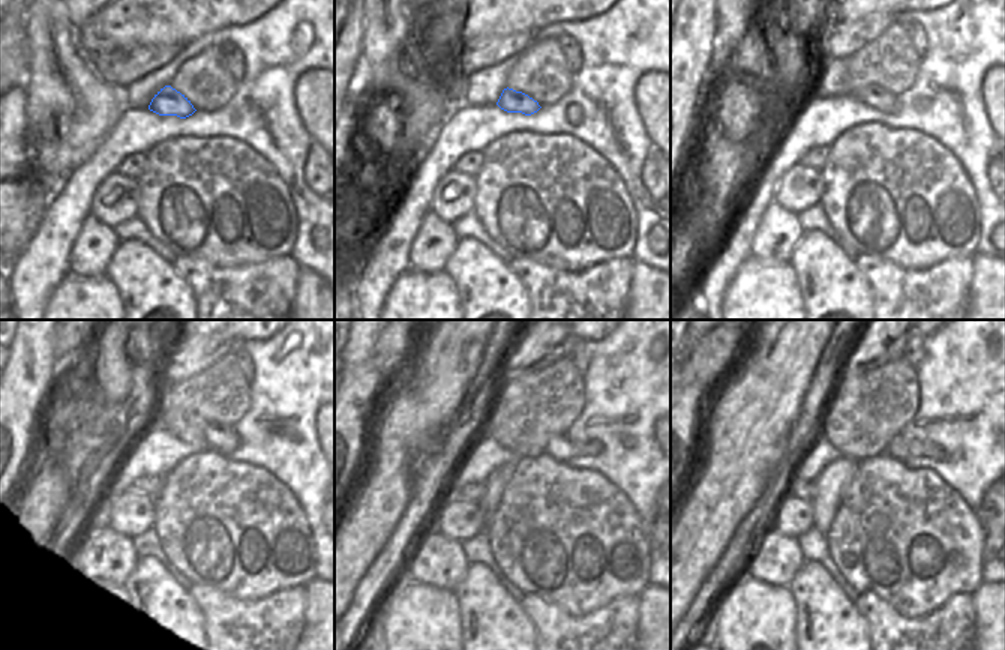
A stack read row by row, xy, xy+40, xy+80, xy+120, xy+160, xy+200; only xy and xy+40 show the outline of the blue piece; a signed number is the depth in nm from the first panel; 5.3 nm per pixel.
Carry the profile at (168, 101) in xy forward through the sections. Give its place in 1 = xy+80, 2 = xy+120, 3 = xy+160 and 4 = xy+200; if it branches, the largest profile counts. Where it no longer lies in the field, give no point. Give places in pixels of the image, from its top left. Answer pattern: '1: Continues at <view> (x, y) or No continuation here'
1: Continues at xy+80 (873, 96)
2: Continues at xy+120 (222, 440)
3: Continues at xy+160 (560, 448)
4: Continues at xy+200 (897, 449)

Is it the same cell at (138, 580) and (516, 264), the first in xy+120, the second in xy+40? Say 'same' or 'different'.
different

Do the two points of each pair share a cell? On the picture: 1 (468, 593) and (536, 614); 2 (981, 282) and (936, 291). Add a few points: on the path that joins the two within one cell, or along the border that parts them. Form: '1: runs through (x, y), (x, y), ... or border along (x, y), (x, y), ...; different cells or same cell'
1: border along (519, 602), (536, 634); different cells
2: border along (974, 257), (974, 275), (966, 303); different cells

